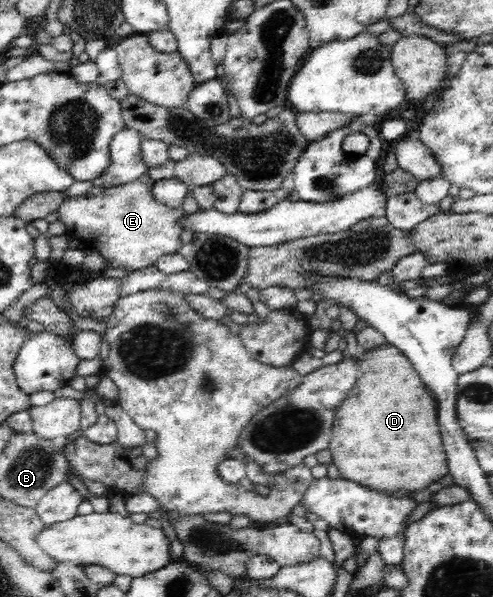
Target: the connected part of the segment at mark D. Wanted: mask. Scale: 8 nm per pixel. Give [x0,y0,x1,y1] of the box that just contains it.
[328,343,448,493]

